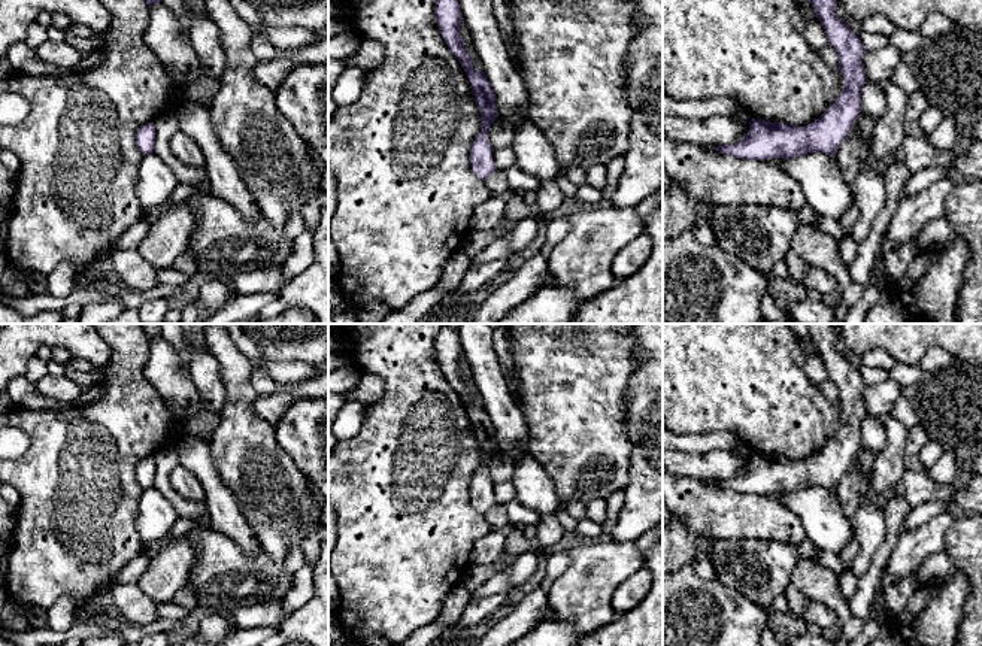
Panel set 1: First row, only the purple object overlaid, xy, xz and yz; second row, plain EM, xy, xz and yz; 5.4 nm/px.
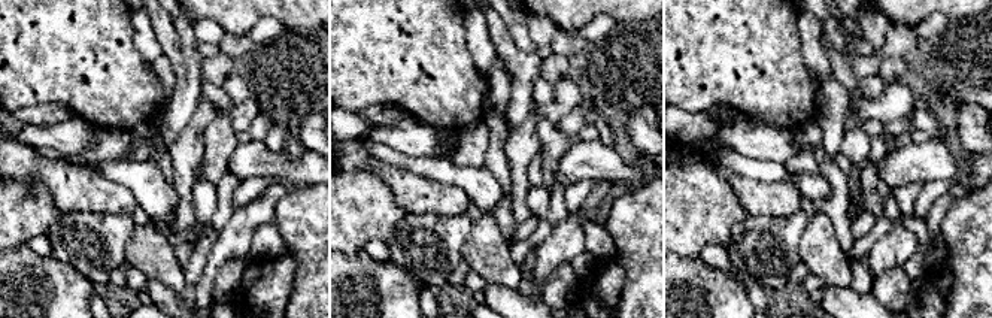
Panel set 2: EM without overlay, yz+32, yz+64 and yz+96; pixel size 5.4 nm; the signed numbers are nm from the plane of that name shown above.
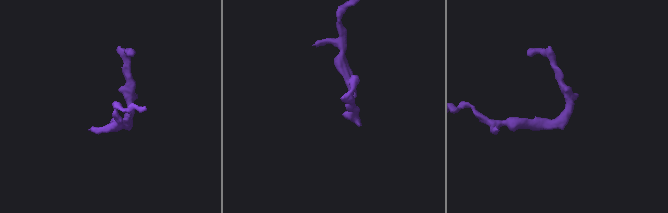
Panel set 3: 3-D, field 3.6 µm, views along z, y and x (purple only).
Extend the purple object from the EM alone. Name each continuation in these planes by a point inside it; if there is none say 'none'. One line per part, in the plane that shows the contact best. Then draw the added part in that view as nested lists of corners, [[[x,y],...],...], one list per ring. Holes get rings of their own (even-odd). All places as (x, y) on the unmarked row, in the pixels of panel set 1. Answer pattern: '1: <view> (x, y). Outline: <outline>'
none

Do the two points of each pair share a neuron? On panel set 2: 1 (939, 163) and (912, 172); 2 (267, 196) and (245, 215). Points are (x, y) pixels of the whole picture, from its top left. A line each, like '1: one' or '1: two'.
1: one
2: one

